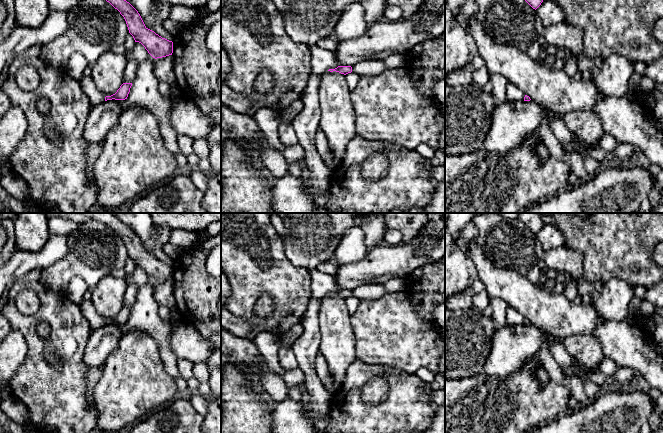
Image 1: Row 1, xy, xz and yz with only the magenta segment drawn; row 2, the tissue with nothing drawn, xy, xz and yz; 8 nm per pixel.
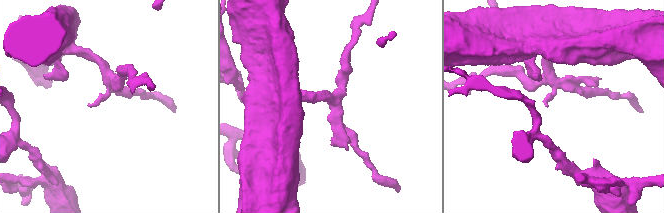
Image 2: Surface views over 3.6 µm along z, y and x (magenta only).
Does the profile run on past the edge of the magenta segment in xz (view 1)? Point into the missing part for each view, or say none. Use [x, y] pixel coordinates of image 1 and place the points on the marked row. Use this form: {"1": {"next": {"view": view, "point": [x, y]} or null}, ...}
{"1": {"next": {"view": "xz", "point": [322, 60]}}}

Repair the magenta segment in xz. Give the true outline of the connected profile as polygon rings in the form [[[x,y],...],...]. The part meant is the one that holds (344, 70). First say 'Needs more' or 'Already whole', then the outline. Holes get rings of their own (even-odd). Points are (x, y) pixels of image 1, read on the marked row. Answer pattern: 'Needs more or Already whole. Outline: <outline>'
Needs more. Outline: [[[318,45],[310,46],[310,70],[313,75],[322,75],[324,72],[336,71],[341,74],[352,72],[351,66],[339,66],[334,51],[320,48]]]

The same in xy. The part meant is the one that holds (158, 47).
Already whole. Outline: [[[106,0],[124,17],[129,33],[155,59],[172,55],[173,42],[148,29],[138,11],[126,0]]]

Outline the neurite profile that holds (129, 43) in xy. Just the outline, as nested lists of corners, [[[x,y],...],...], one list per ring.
[[[128,33],[125,43],[124,43],[124,46],[126,49],[124,56],[126,56],[126,57],[128,56],[128,53],[133,49],[134,44],[135,44],[135,40],[134,40],[133,36],[130,33]]]

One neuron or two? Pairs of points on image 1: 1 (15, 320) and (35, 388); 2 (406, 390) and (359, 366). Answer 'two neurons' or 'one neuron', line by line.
1: one neuron
2: one neuron

